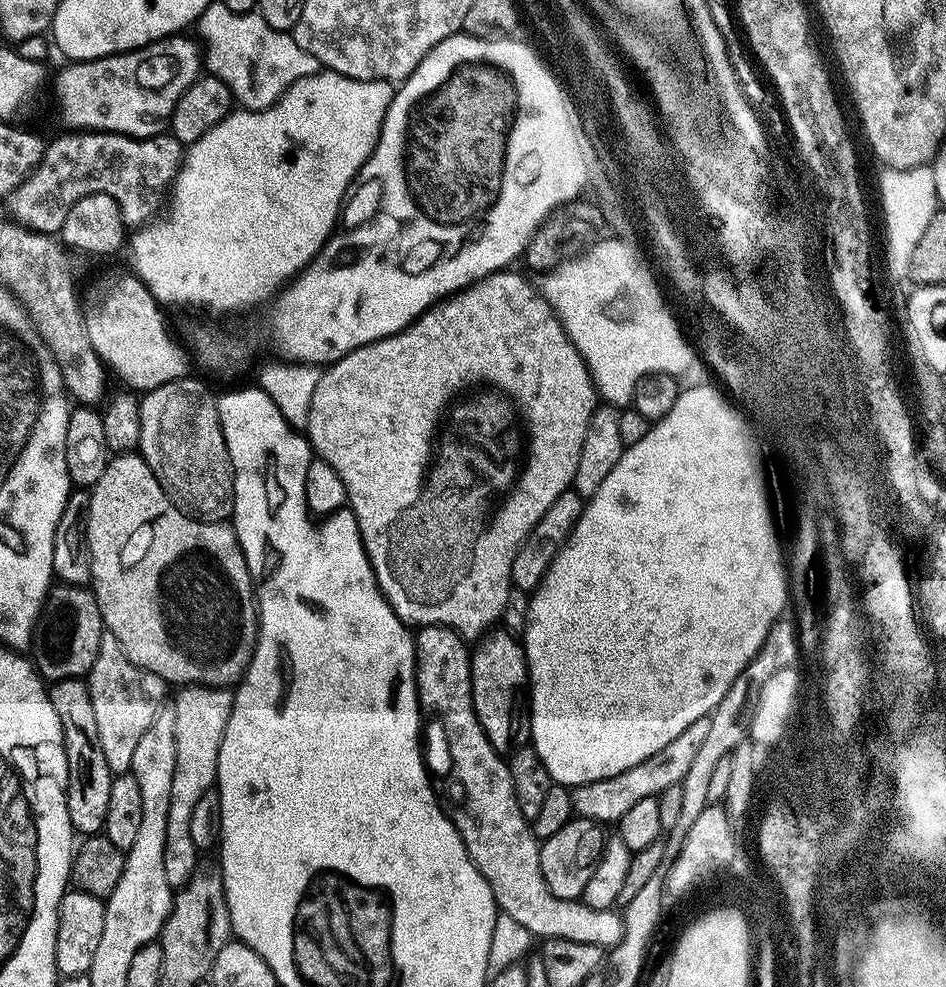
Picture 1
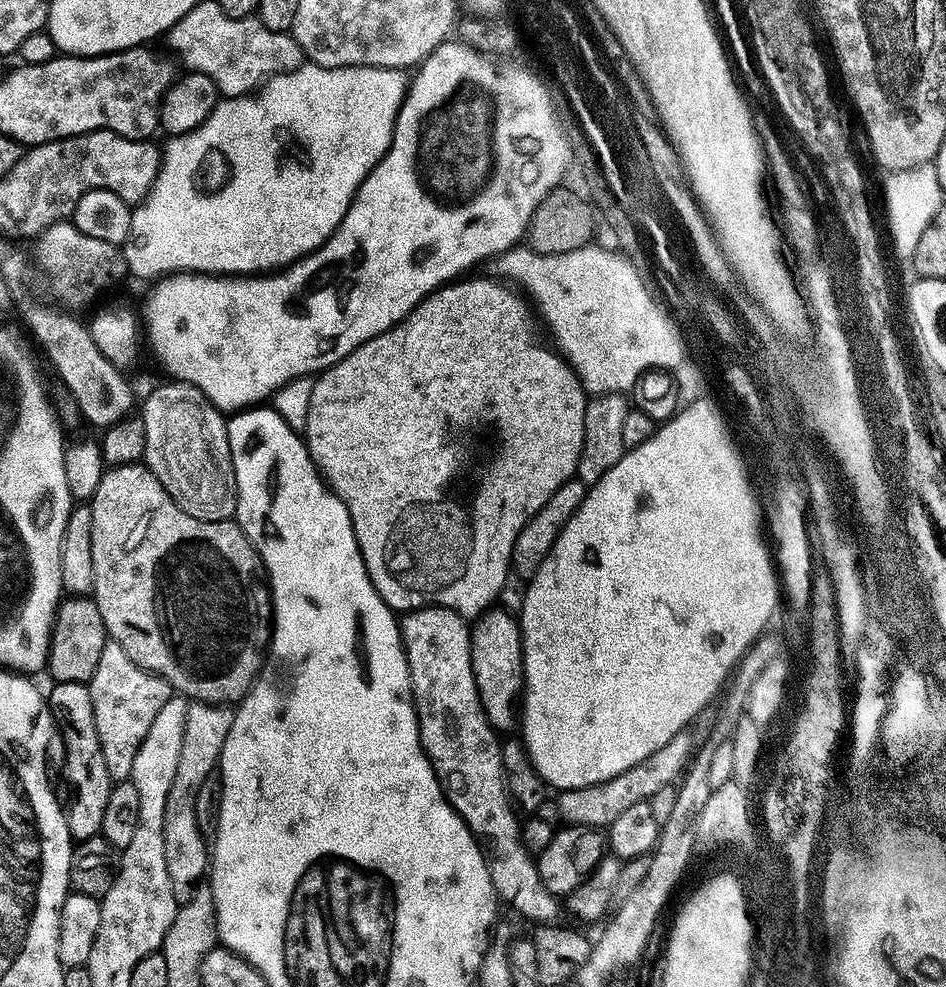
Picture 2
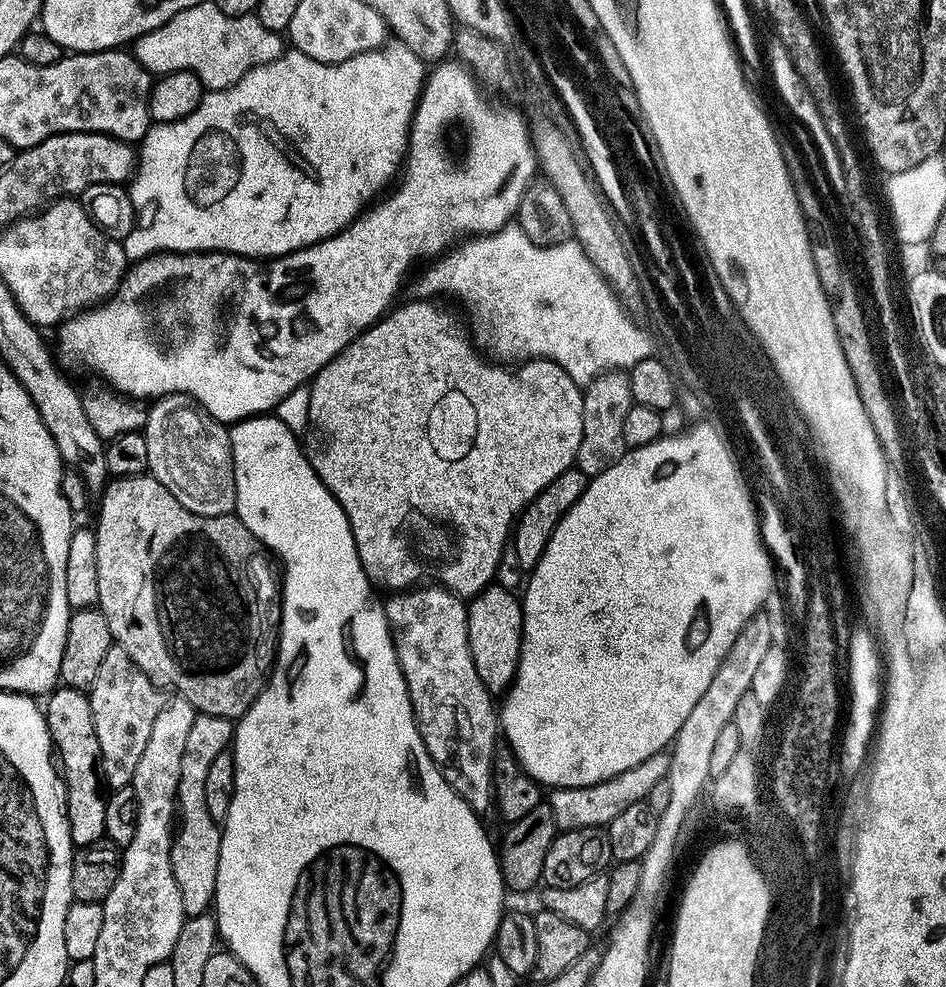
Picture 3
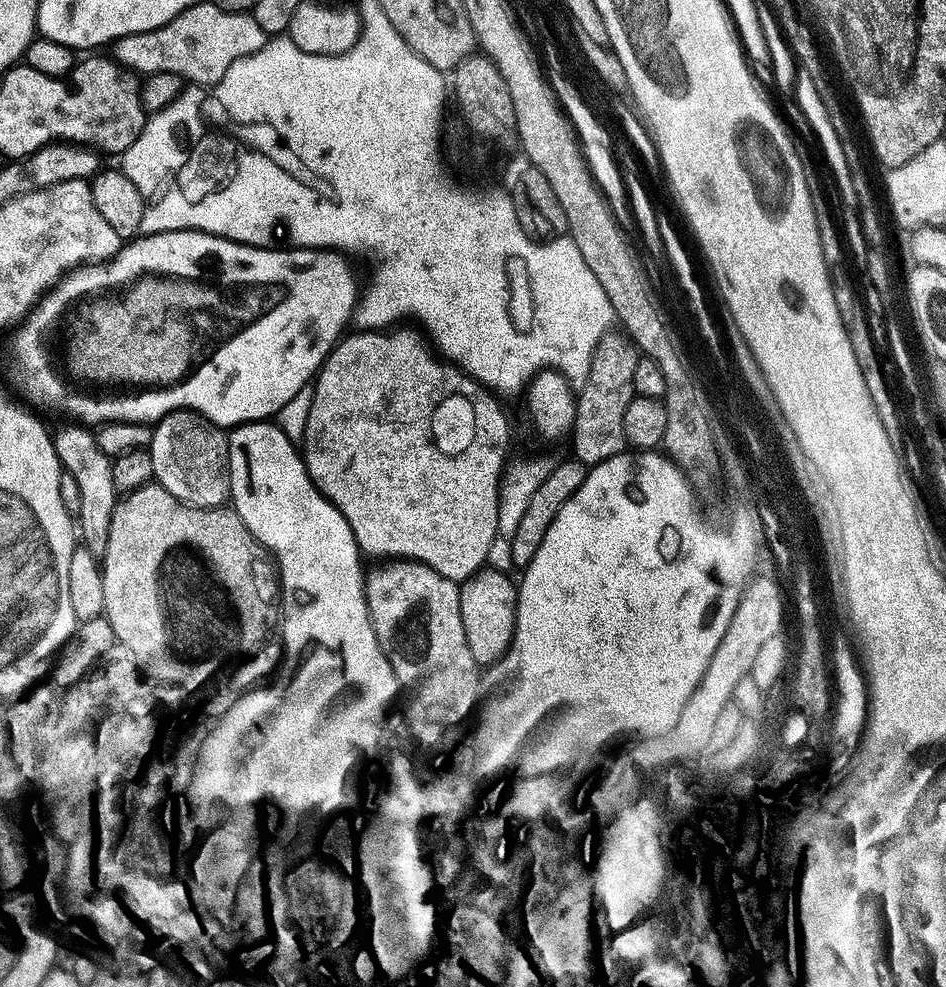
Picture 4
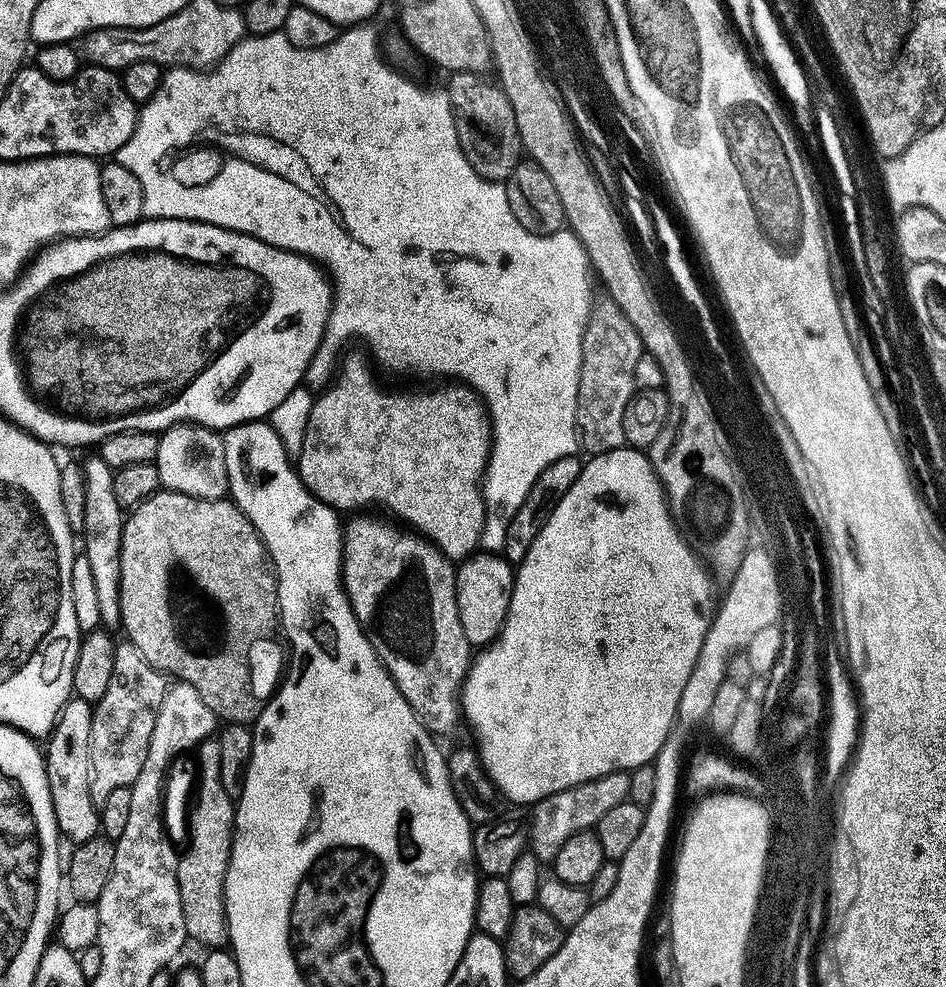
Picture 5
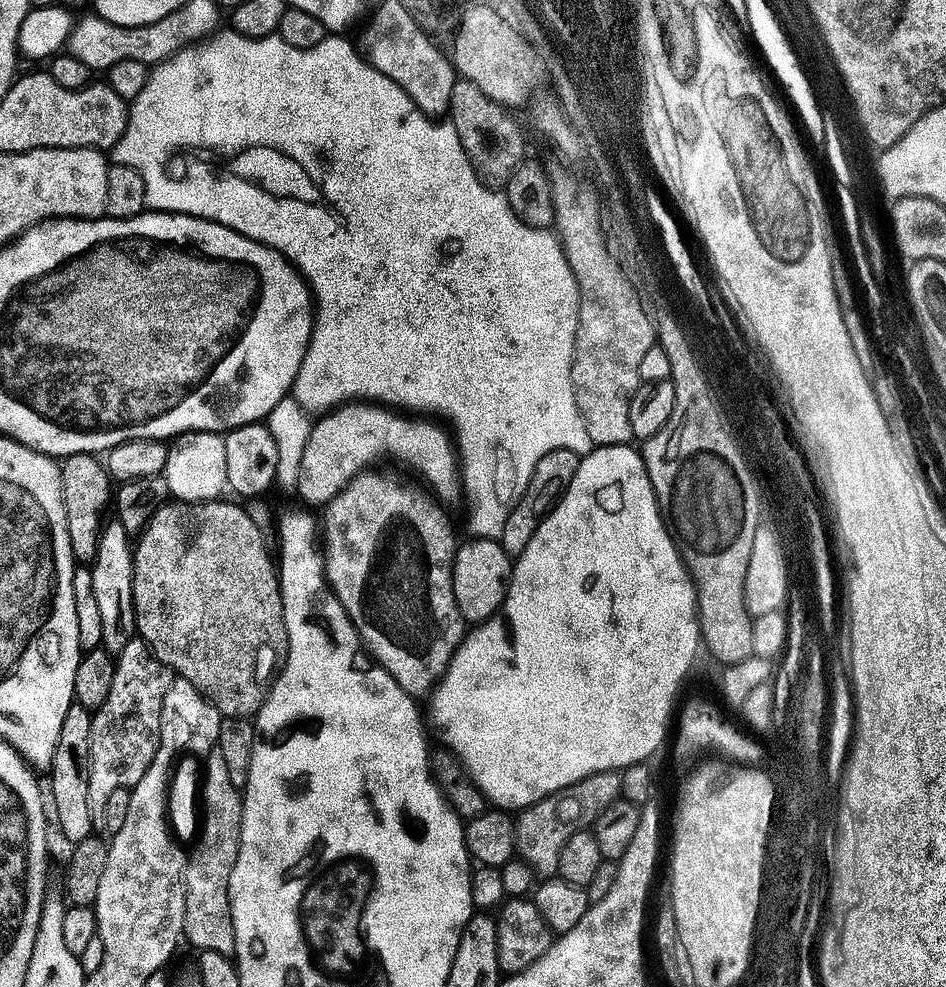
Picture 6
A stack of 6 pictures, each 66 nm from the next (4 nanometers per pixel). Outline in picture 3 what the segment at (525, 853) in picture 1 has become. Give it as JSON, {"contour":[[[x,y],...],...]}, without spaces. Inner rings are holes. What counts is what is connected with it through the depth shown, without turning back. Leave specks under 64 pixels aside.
{"contour":[[[420,586],[415,590],[393,595],[391,599],[386,604],[388,624],[392,628],[392,641],[396,647],[398,662],[402,666],[402,674],[406,678],[416,724],[420,727],[420,736],[426,750],[435,764],[451,773],[448,776],[448,785],[476,813],[485,814],[491,808],[493,810],[494,801],[497,799],[494,769],[497,767],[497,745],[502,729],[497,705],[492,705],[493,693],[486,690],[474,666],[470,650],[468,604],[453,592],[439,586]]]}

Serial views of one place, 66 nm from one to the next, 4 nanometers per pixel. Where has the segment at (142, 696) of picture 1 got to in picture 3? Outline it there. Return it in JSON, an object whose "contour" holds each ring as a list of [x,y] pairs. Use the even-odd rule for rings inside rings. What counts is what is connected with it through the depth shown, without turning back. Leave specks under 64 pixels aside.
{"contour":[[[113,646],[110,654],[106,654],[106,662],[102,662],[102,670],[98,670],[98,678],[90,689],[90,699],[94,710],[94,726],[97,728],[98,746],[101,747],[99,771],[102,780],[112,792],[132,787],[134,774],[138,774],[138,766],[146,754],[146,746],[150,746],[150,733],[154,730],[154,722],[158,714],[162,714],[166,703],[165,689],[153,682],[145,672],[126,654],[126,650]]]}

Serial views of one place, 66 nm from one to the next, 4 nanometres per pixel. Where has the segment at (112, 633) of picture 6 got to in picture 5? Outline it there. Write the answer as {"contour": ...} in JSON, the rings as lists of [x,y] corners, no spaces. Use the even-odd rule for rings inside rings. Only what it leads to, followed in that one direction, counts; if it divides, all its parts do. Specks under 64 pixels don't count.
{"contour":[[[98,454],[83,461],[86,482],[86,514],[82,535],[86,540],[84,554],[90,560],[94,582],[97,583],[98,602],[101,603],[102,626],[107,631],[117,631],[121,626],[121,550],[125,511],[115,497],[115,471]]]}

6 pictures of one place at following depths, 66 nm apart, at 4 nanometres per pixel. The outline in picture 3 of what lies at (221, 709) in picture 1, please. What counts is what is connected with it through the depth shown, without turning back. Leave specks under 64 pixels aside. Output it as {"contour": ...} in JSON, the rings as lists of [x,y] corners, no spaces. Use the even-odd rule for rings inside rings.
{"contour":[[[197,715],[190,739],[186,741],[186,754],[182,754],[182,778],[176,795],[178,827],[172,841],[172,869],[182,890],[185,917],[205,915],[215,905],[218,886],[218,862],[222,854],[222,828],[210,818],[206,806],[206,777],[218,754],[229,751],[234,744],[234,724],[226,718]]]}

